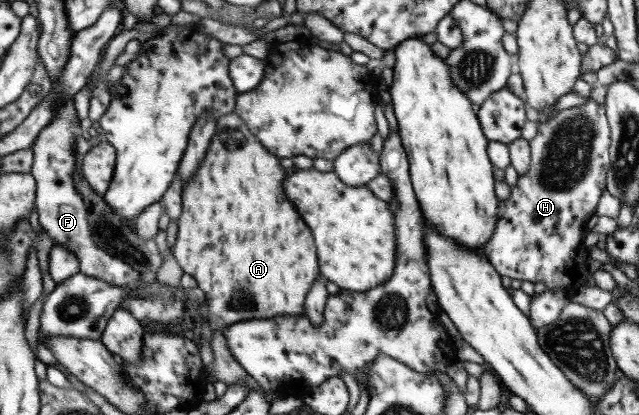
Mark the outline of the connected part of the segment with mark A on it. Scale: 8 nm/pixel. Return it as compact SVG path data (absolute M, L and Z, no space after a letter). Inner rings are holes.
M231 111L220 119L198 171L183 185L182 214L177 221L178 236L172 254L203 291L210 311L207 323L212 332L226 330L230 324L242 321L304 314L306 296L321 276L310 228L296 212L294 203L284 195L284 179L292 169L284 170L278 159L250 133L238 114Z

